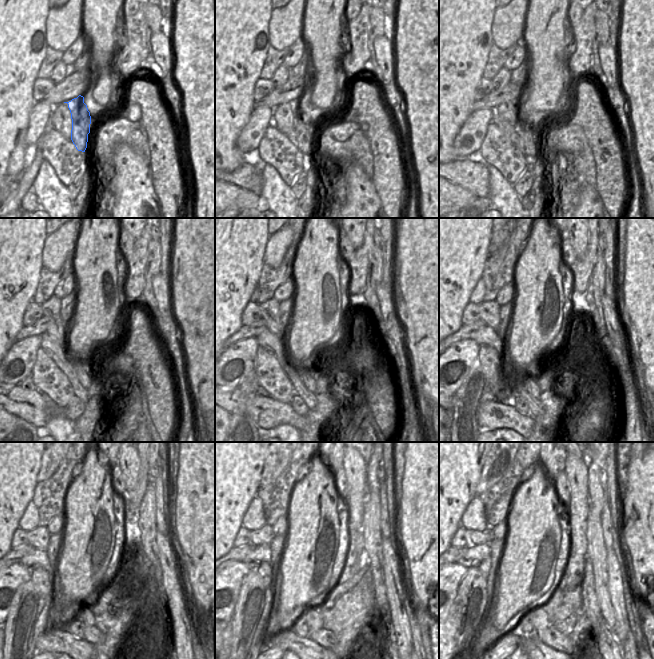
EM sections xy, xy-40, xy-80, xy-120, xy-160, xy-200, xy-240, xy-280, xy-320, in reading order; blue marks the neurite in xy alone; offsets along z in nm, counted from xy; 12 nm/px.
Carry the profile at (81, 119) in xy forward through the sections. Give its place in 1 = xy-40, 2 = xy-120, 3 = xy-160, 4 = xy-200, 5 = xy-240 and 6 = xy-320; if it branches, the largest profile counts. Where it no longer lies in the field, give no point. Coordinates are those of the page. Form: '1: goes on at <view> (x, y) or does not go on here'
1: goes on at xy-40 (304, 122)
2: goes on at xy-120 (80, 363)
3: goes on at xy-160 (306, 370)
4: goes on at xy-200 (532, 387)
5: goes on at xy-240 (87, 617)
6: goes on at xy-320 (540, 618)

